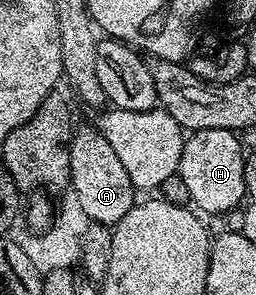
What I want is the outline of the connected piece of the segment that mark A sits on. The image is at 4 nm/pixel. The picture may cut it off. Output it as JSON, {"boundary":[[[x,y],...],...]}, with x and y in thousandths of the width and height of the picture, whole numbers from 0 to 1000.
{"boundary":[[[305,420],[285,441],[270,488],[277,566],[270,569],[270,627],[293,644],[328,725],[371,759],[449,766],[527,688],[527,644],[480,553],[449,525],[434,485],[418,485],[391,434]]]}

